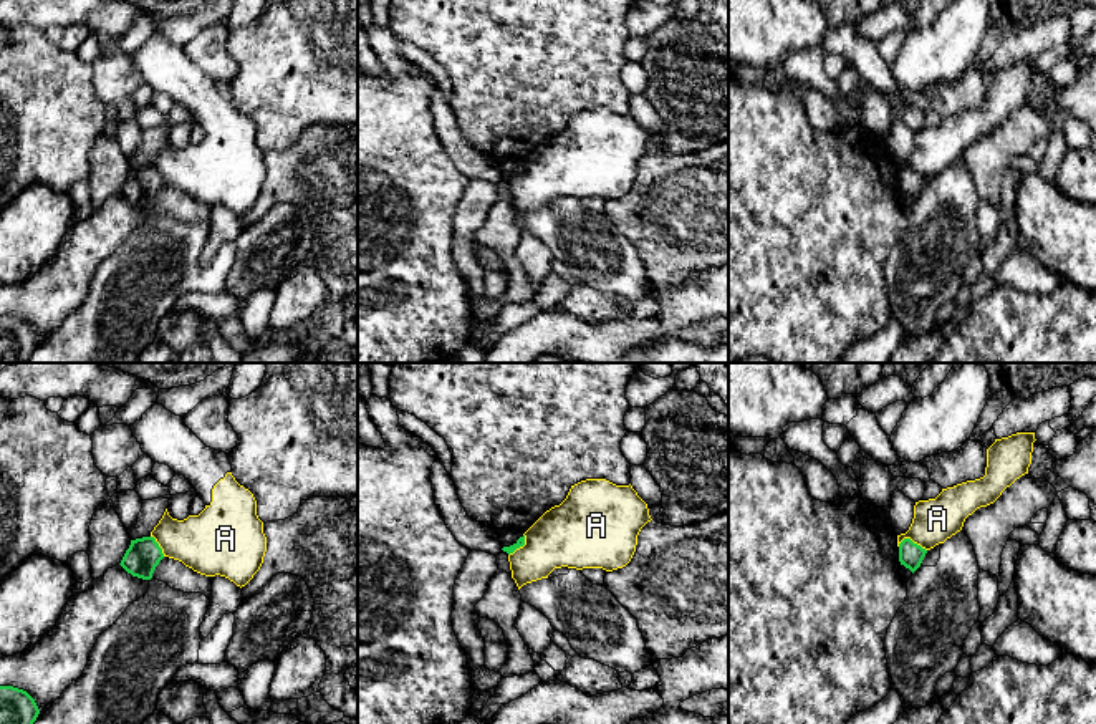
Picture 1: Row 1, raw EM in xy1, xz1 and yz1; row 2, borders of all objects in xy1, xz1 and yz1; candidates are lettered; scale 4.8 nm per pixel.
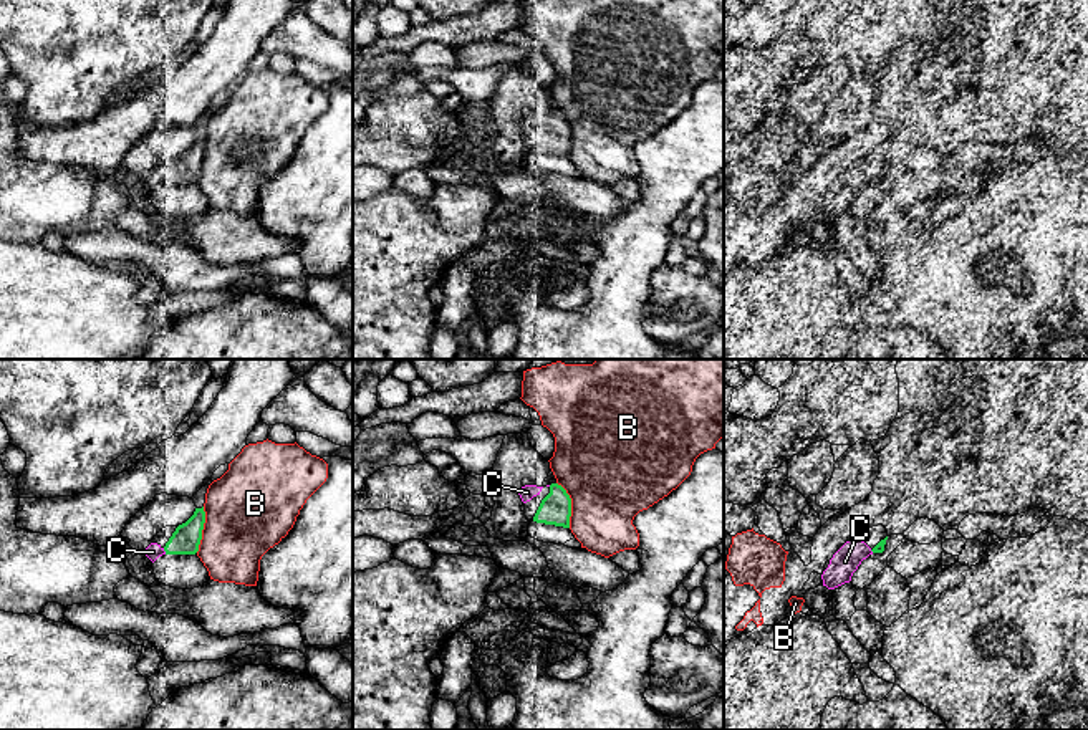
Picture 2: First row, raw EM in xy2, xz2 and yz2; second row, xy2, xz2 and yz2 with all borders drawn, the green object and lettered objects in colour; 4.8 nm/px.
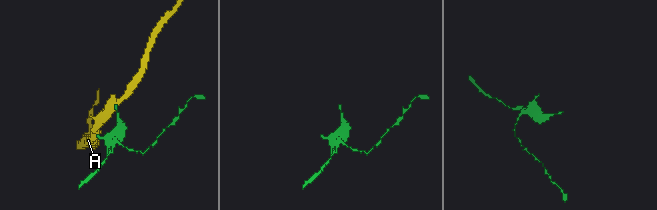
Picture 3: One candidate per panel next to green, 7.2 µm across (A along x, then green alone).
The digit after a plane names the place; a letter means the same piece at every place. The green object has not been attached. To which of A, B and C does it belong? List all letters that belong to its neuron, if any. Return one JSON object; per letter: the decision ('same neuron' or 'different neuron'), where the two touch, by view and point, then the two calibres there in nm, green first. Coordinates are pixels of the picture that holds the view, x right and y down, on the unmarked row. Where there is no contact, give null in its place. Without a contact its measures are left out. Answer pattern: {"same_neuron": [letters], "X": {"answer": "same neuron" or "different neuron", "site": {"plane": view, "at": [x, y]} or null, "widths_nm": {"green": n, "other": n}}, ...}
{"same_neuron": ["C"], "A": {"answer": "different neuron", "site": {"plane": "yz1", "at": [911, 169]}, "widths_nm": {"green": 120, "other": 220}}, "B": {"answer": "different neuron", "site": {"plane": "xz2", "at": [570, 134]}, "widths_nm": {"green": 160, "other": 460}}, "C": {"answer": "same neuron", "site": {"plane": "xy2", "at": [164, 179]}, "widths_nm": {"green": 140, "other": 80}}}

